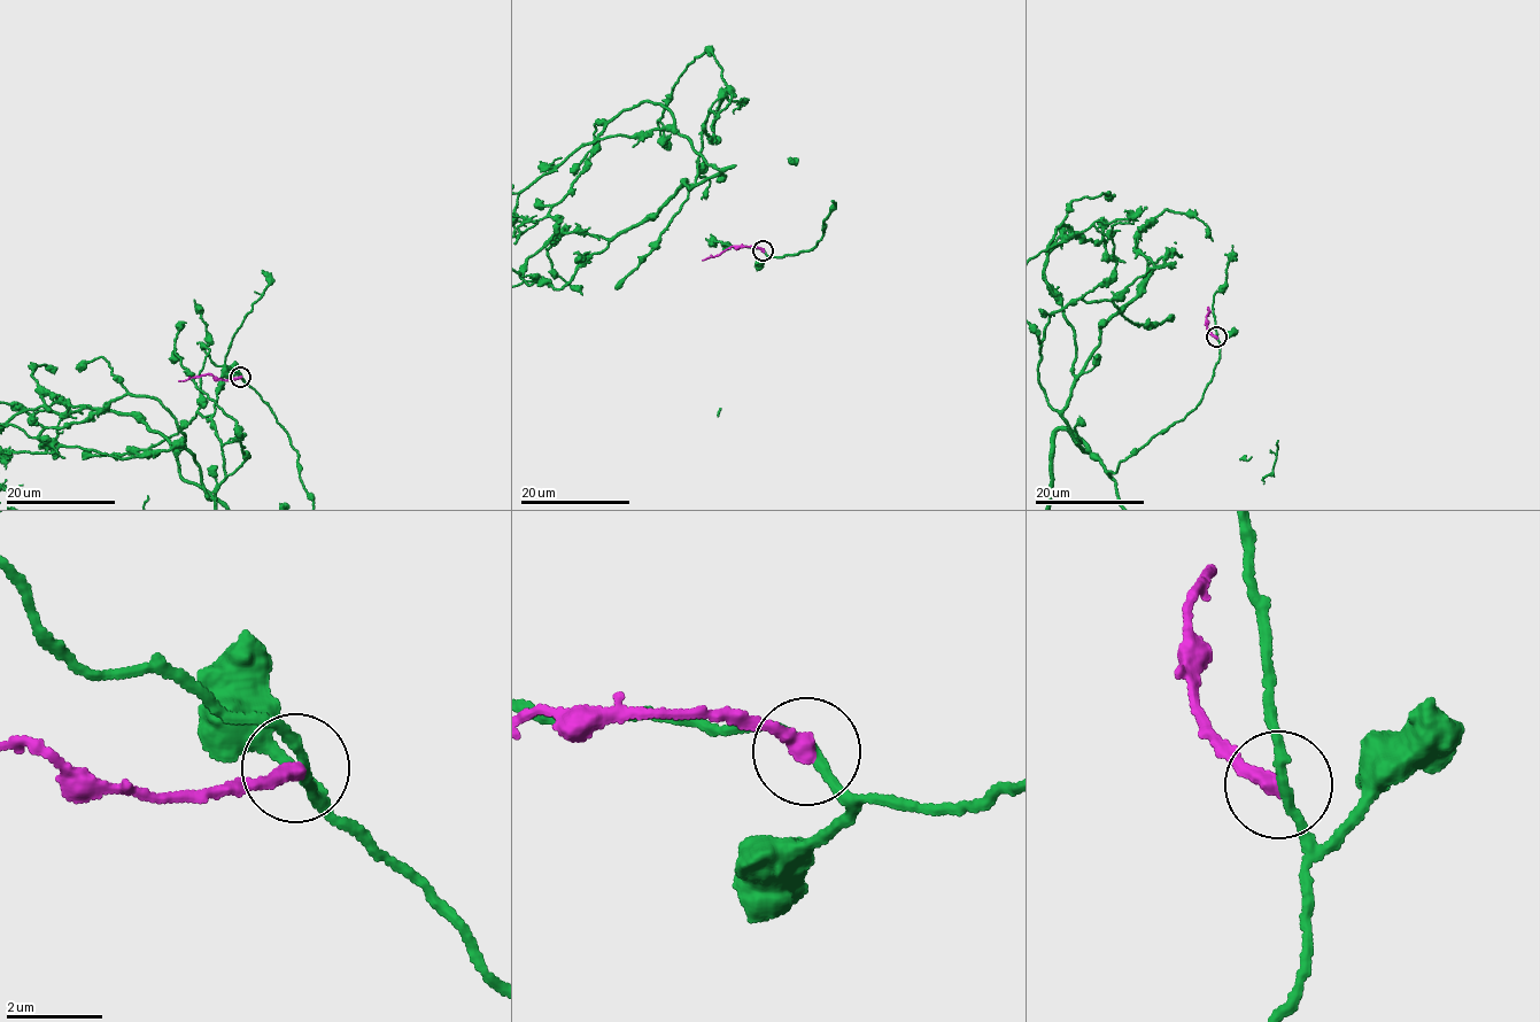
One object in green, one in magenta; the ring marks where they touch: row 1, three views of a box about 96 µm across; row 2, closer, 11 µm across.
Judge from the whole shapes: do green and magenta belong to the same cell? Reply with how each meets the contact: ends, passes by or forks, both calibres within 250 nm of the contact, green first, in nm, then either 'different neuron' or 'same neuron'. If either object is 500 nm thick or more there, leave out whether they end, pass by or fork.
green passes by; magenta ends there; 190 nm thick on the green side, 360 nm on the other; different neuron

